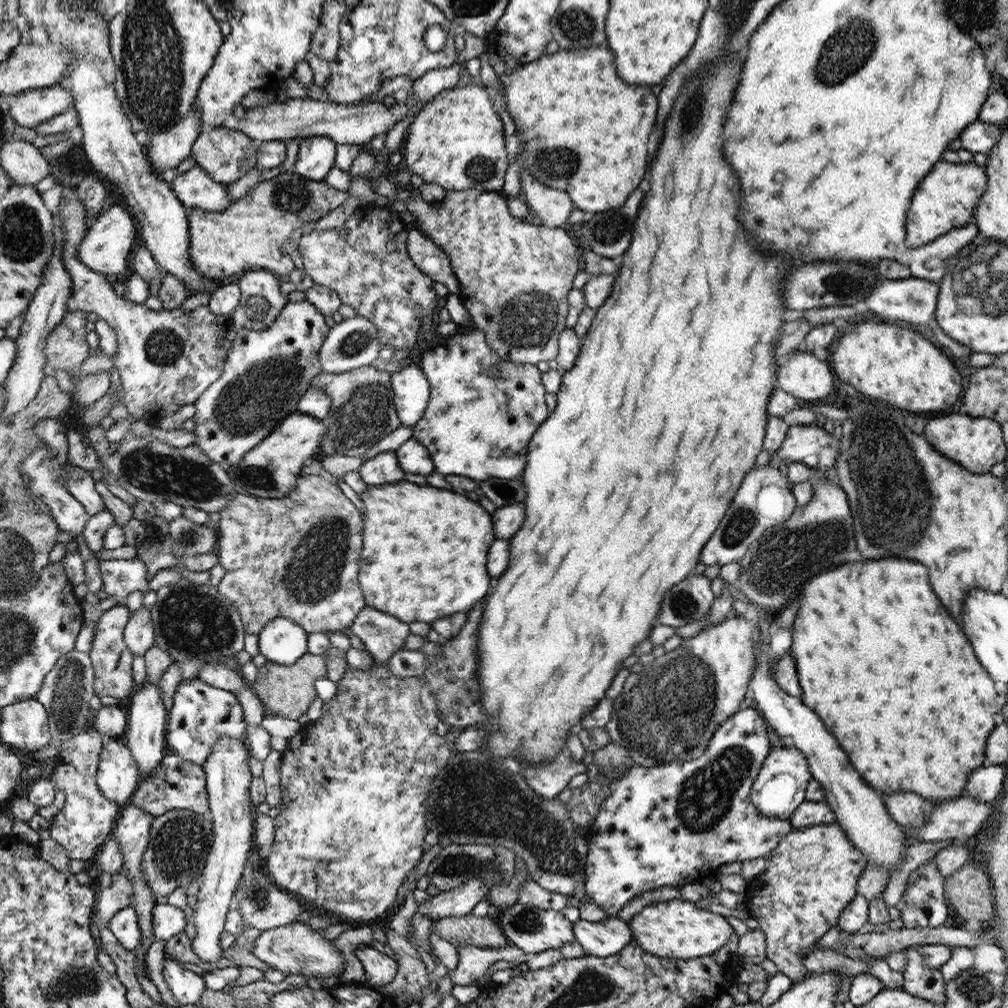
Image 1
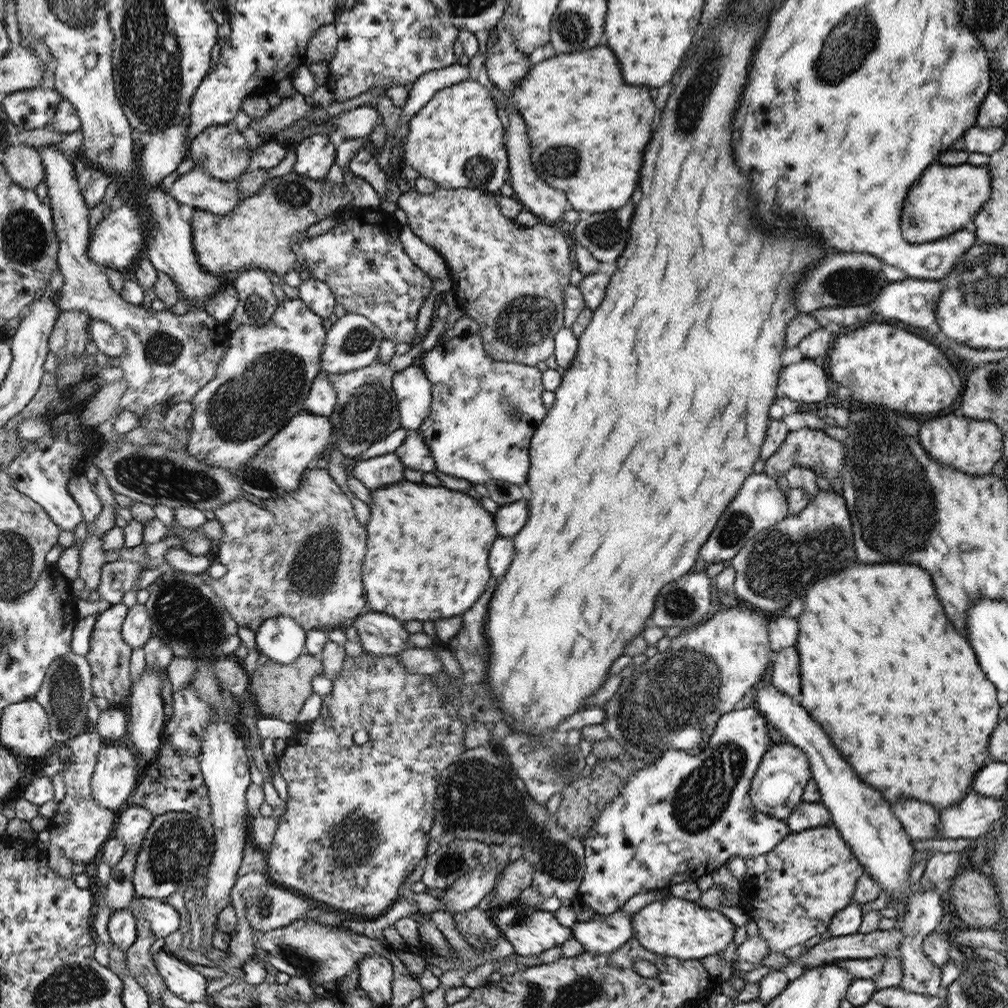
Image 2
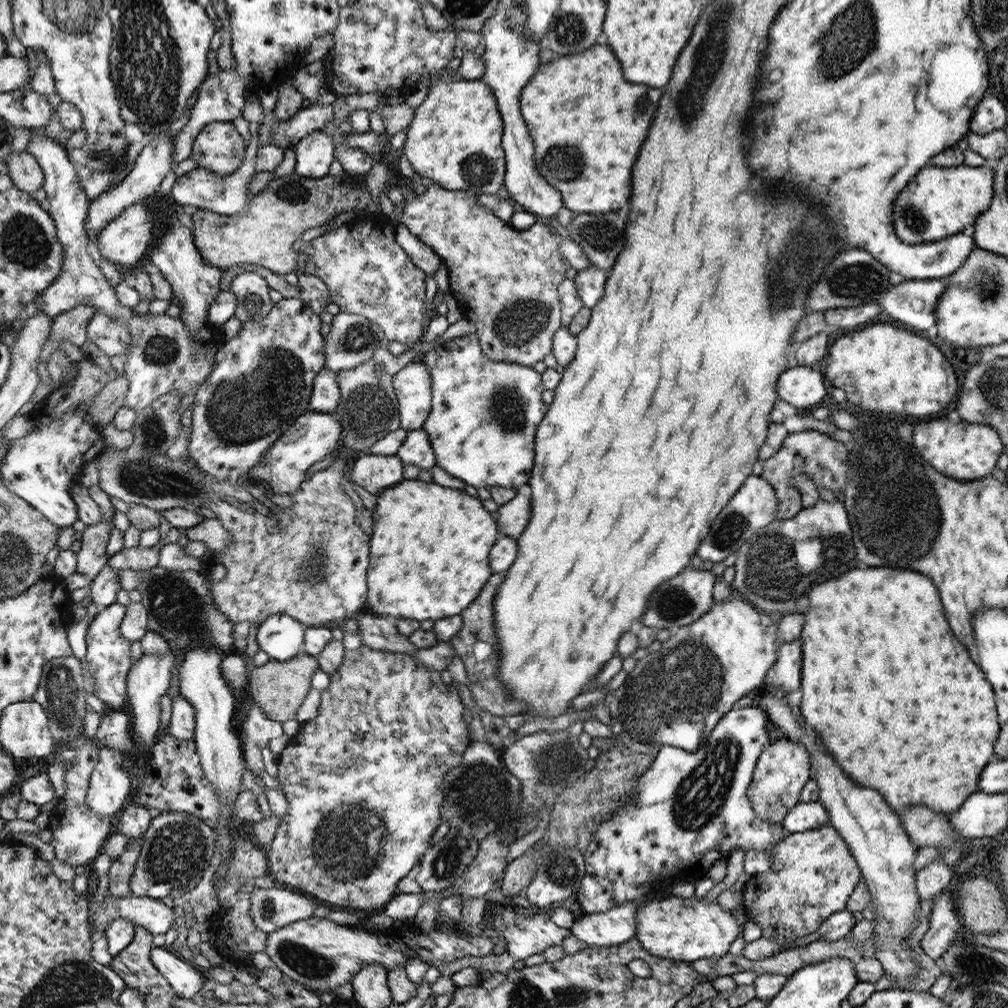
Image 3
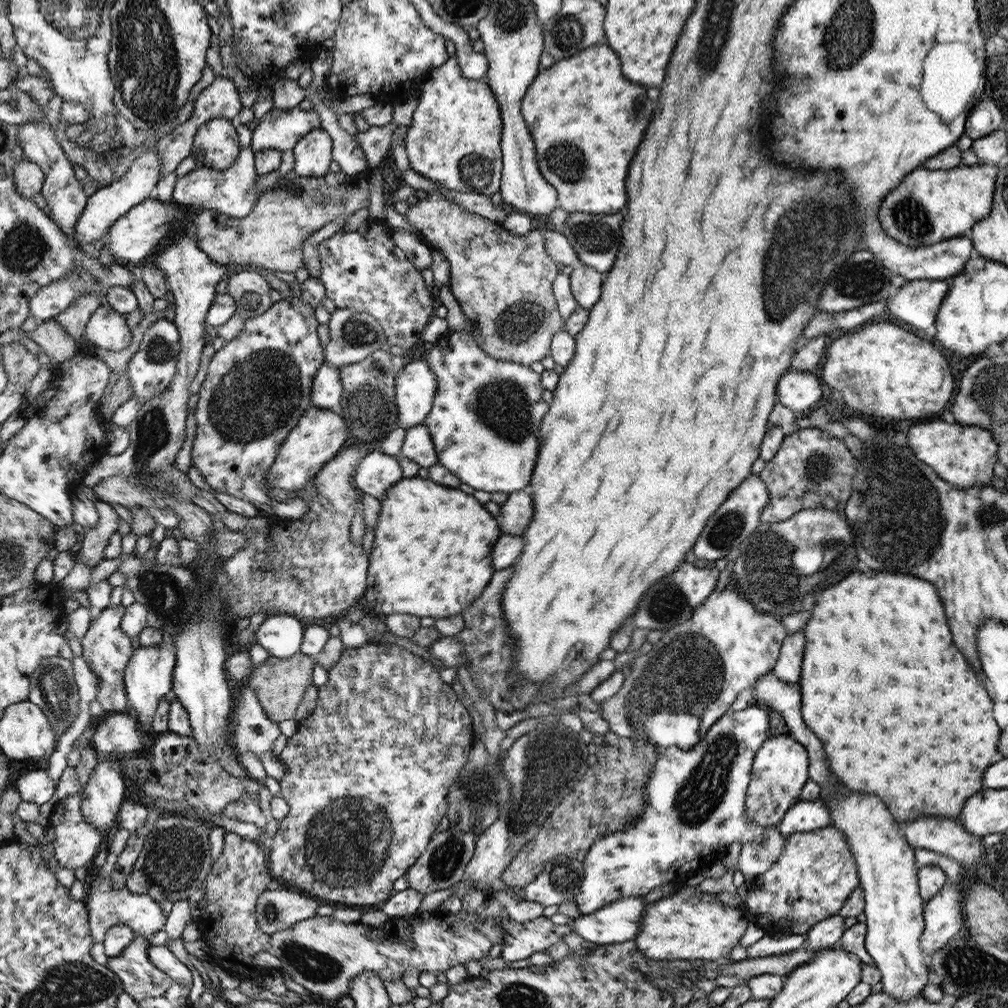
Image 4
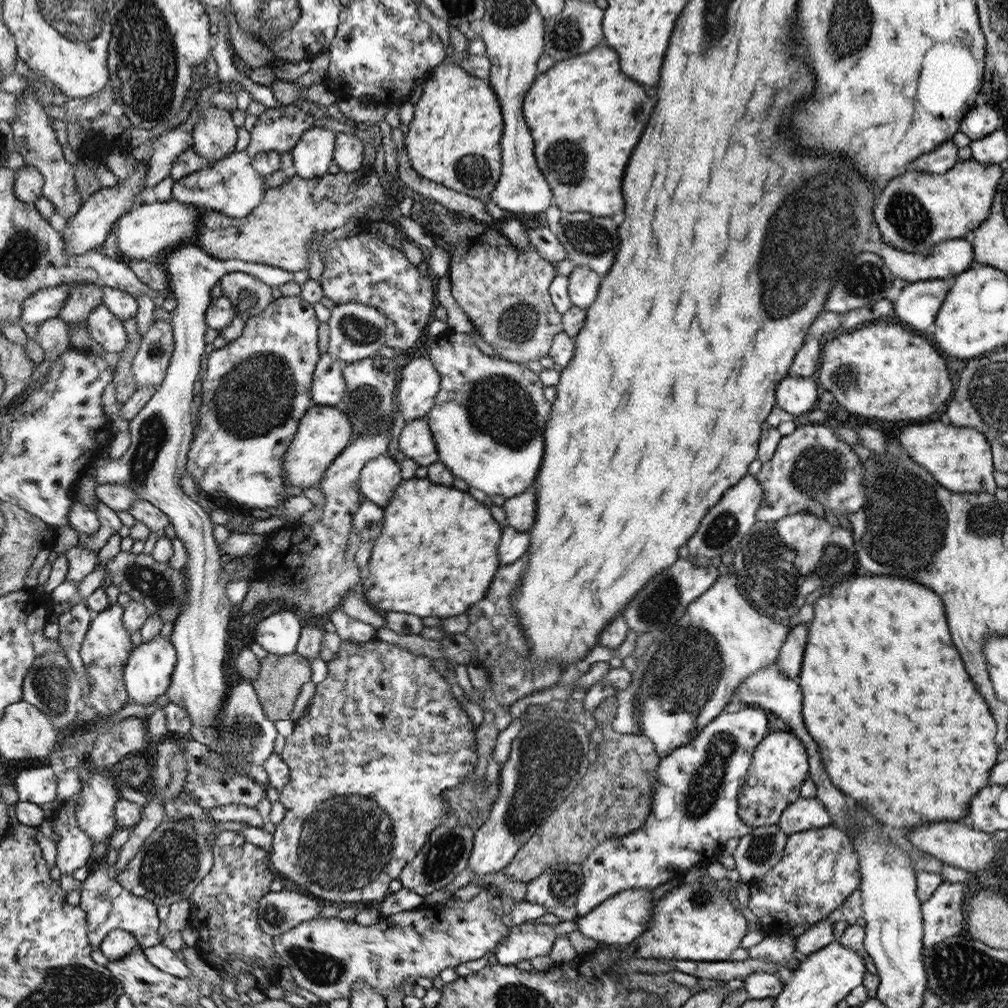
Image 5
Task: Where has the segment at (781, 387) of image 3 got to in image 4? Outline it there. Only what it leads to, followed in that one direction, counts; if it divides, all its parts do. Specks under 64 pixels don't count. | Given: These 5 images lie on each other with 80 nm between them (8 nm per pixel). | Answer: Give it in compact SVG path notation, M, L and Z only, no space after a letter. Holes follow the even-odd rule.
M791 370L778 383L778 402L795 413L814 406L822 396L822 384L815 374Z

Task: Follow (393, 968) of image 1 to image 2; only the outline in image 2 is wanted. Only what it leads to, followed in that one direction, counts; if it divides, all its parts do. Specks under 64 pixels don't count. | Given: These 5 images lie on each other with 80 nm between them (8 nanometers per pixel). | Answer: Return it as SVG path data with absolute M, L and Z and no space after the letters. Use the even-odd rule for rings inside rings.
M367 956L359 963L357 986L371 998L376 1006L392 1002L392 963L381 956Z

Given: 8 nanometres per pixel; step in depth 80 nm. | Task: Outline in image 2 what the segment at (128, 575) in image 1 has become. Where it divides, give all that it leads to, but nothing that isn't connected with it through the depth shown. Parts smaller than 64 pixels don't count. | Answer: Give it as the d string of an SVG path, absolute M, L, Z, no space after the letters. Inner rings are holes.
M118 560L108 561L101 570L100 582L95 590L100 594L101 600L110 604L121 602L123 594L134 591L134 584L138 575L144 570L138 563Z

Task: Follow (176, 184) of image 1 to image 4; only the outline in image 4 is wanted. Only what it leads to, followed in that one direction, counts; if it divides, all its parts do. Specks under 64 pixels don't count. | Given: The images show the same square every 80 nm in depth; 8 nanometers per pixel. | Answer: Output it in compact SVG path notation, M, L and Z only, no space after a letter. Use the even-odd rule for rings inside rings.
M244 147L230 168L226 170L210 169L208 165L190 168L182 178L178 178L173 189L173 201L182 206L199 207L200 210L214 210L230 218L245 218L252 209L261 193L256 190L255 153L249 147Z

